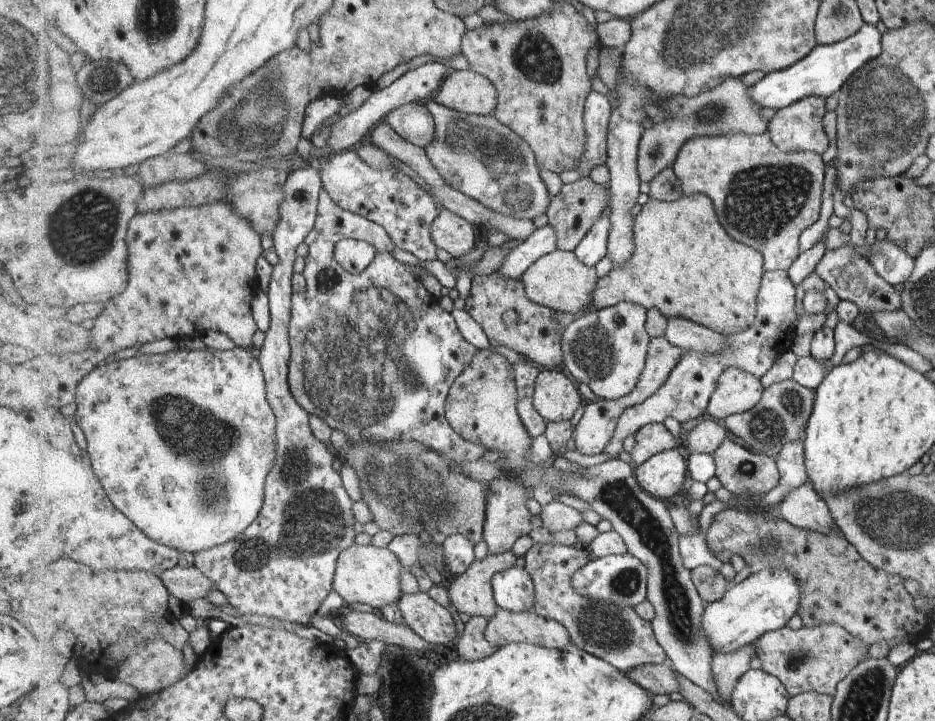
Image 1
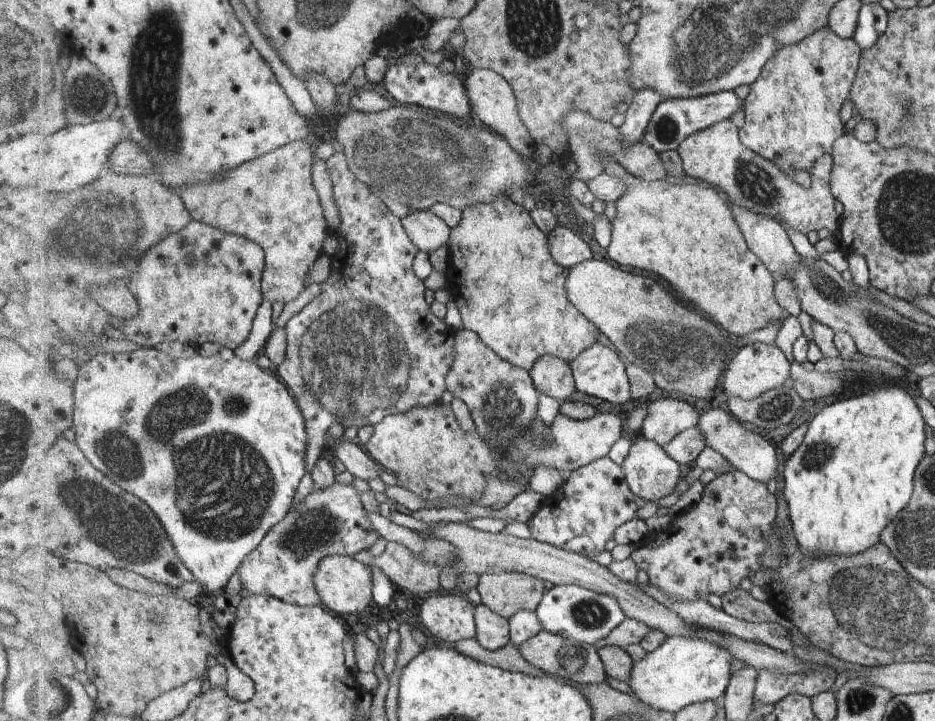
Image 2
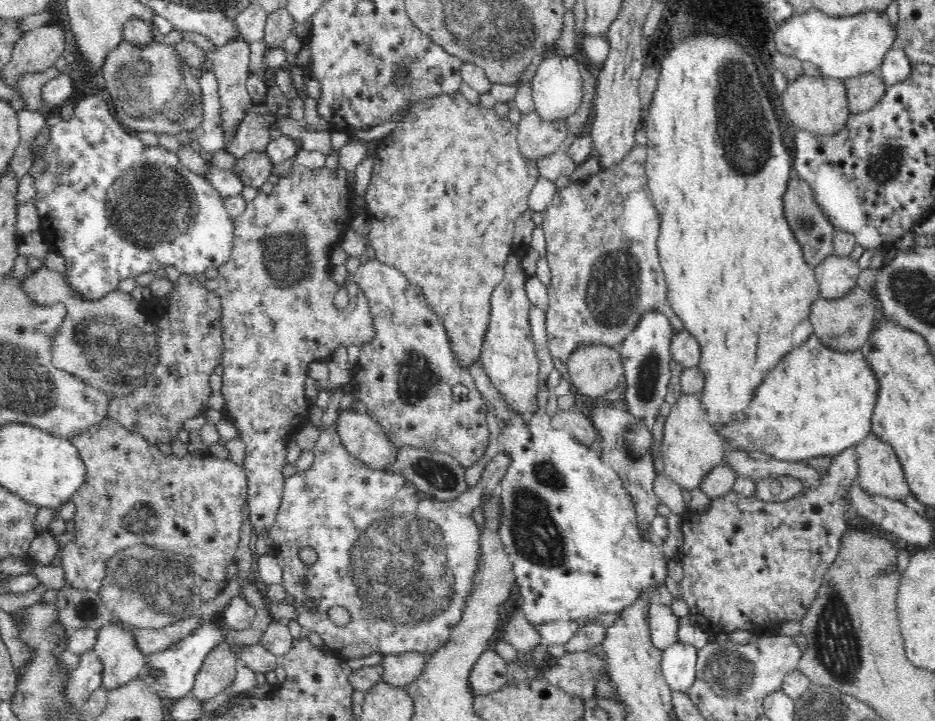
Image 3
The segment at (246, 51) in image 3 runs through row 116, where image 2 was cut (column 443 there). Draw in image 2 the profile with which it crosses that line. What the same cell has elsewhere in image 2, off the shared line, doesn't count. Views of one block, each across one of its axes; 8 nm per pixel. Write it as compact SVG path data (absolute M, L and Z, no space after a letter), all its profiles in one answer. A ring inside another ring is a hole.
M418 209L417 212L402 217L402 223L409 238L419 249L427 251L429 254L447 244L452 231L452 228L449 228L435 209Z

